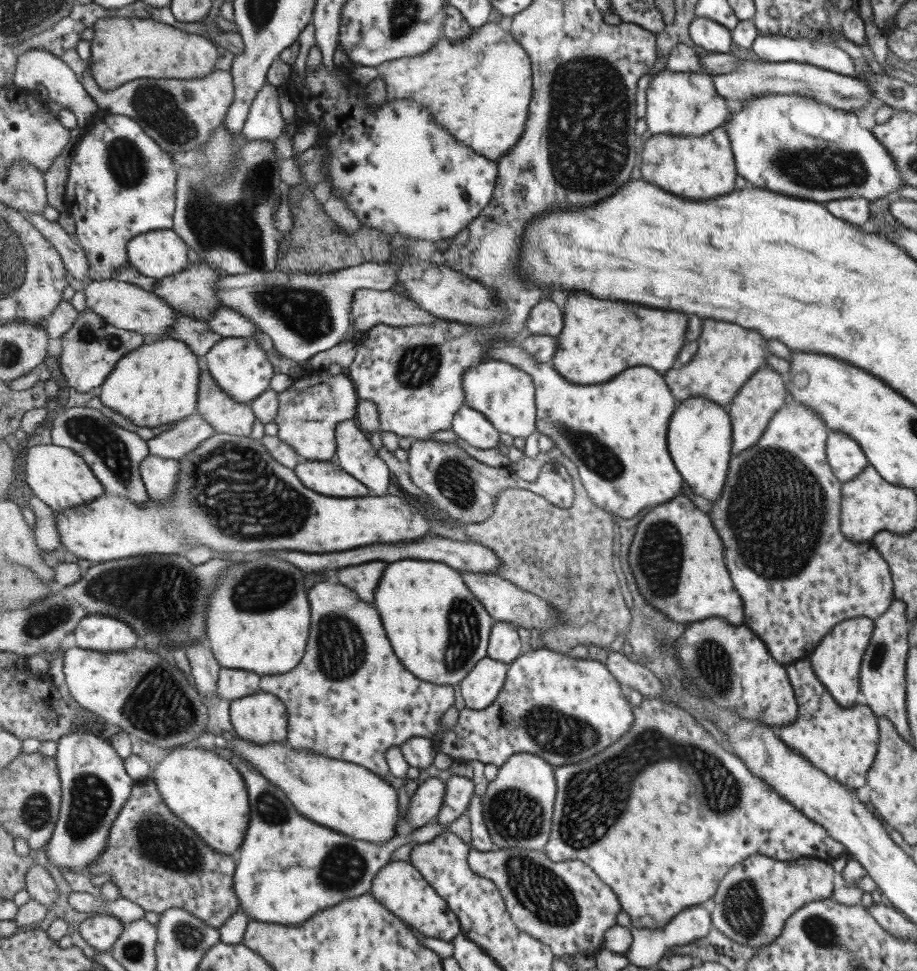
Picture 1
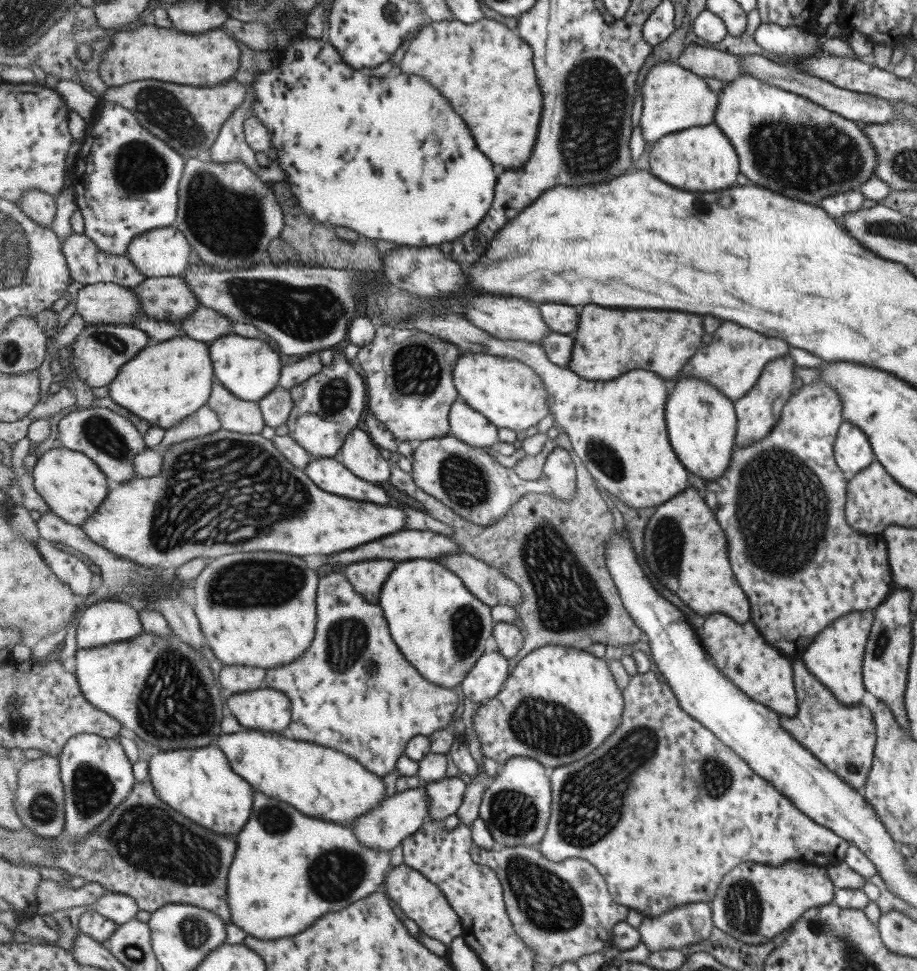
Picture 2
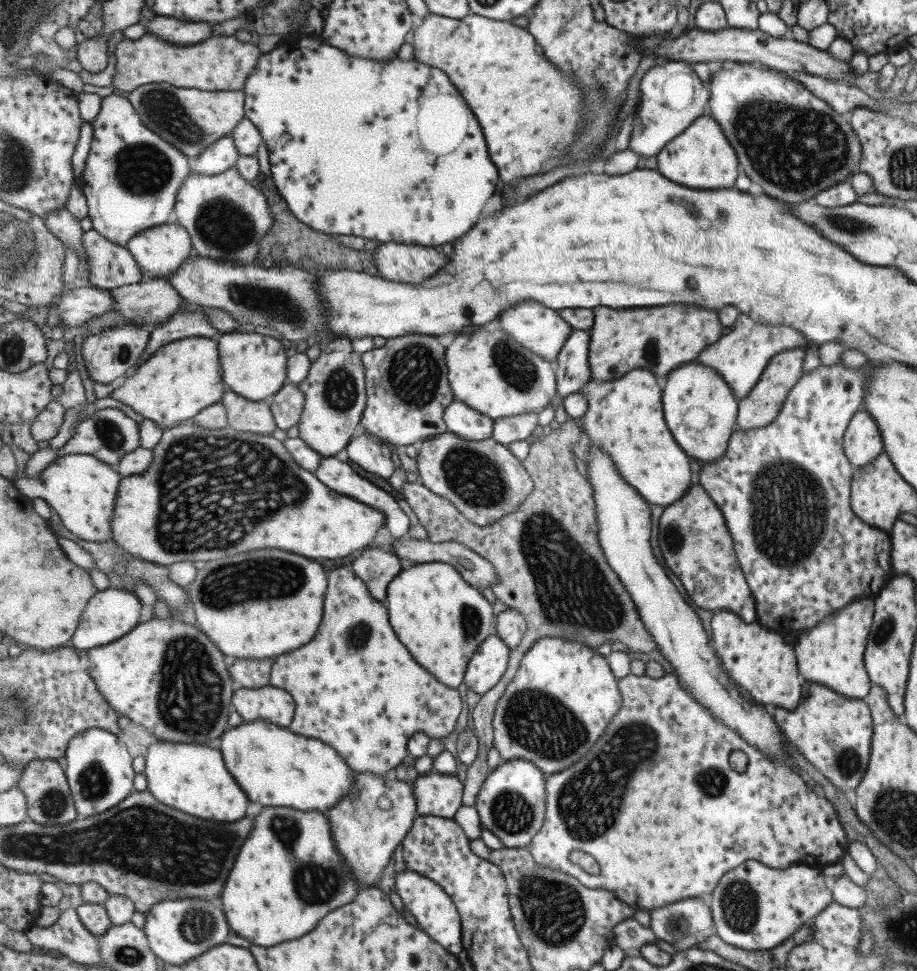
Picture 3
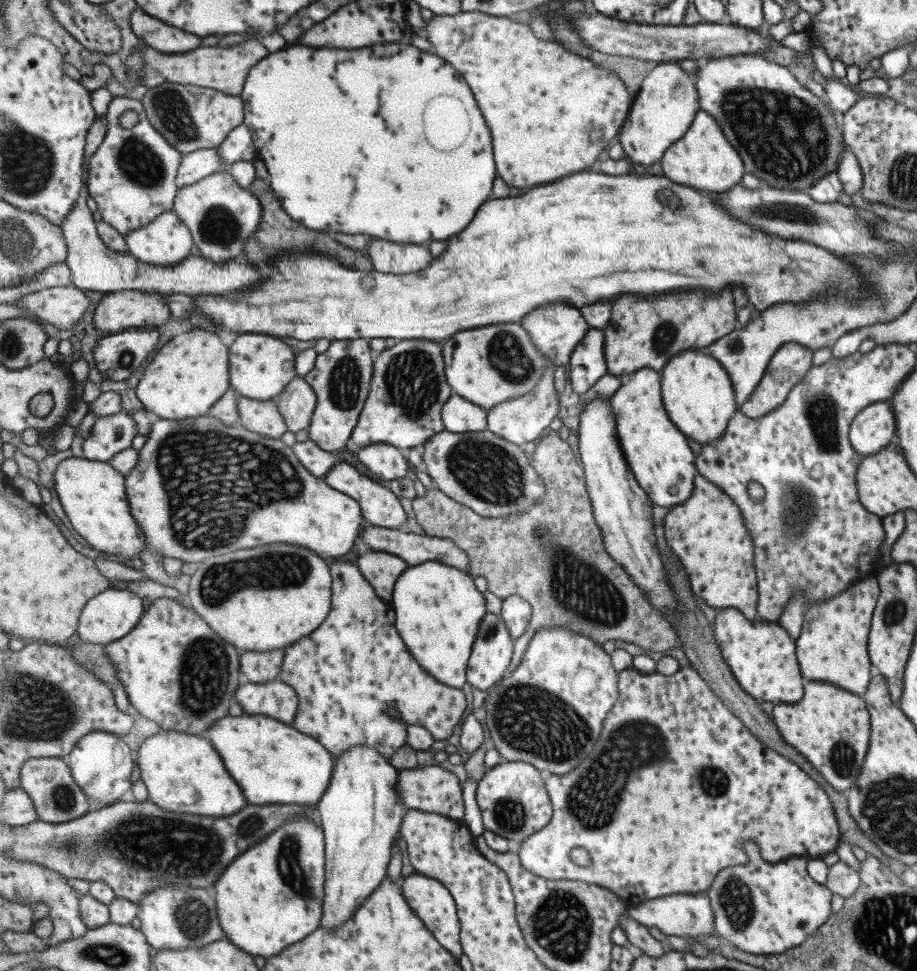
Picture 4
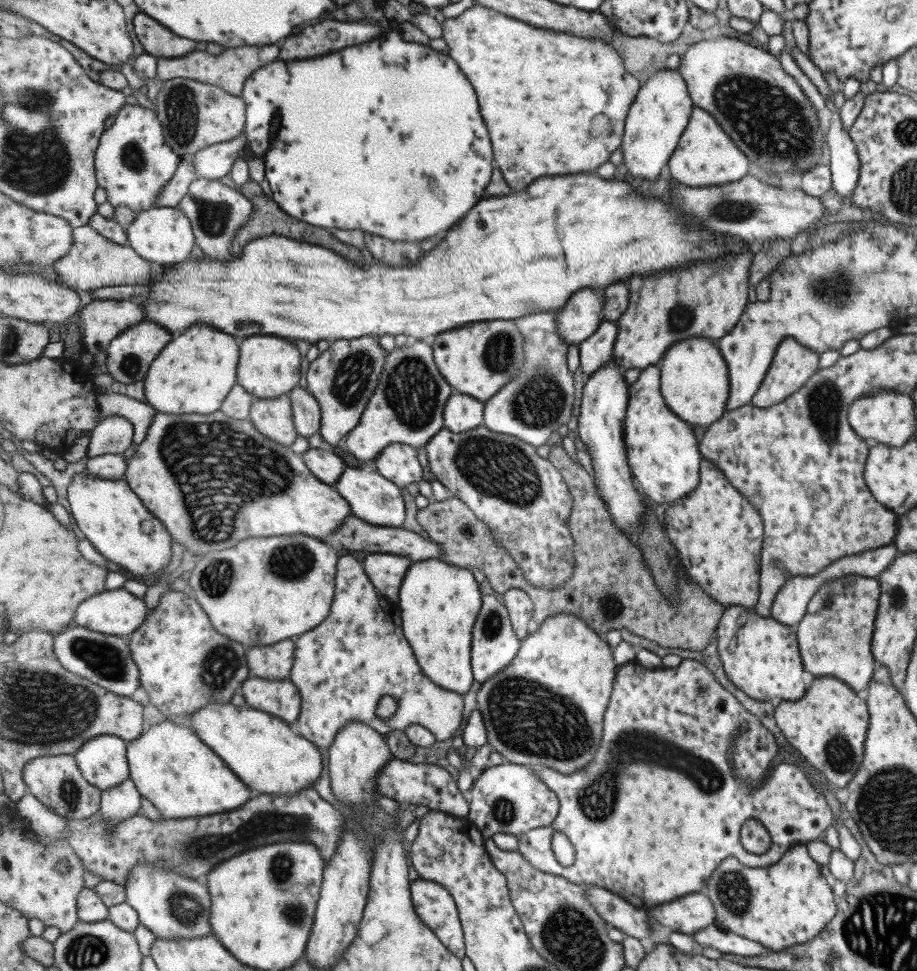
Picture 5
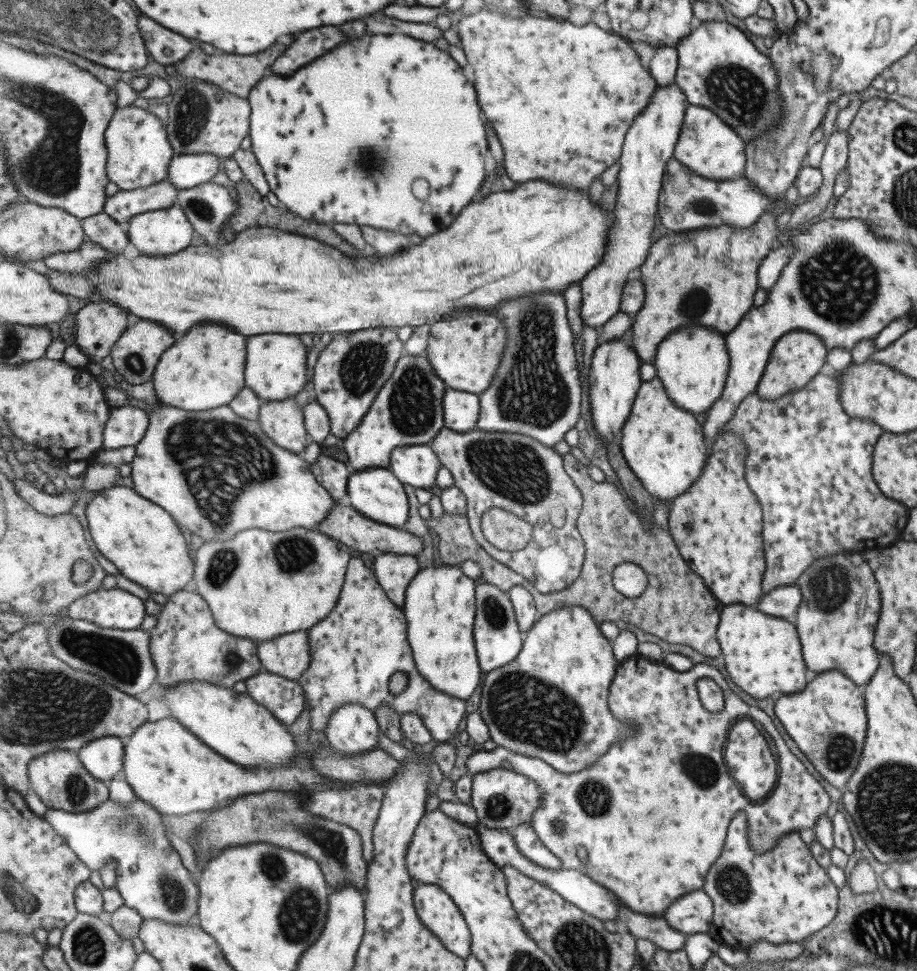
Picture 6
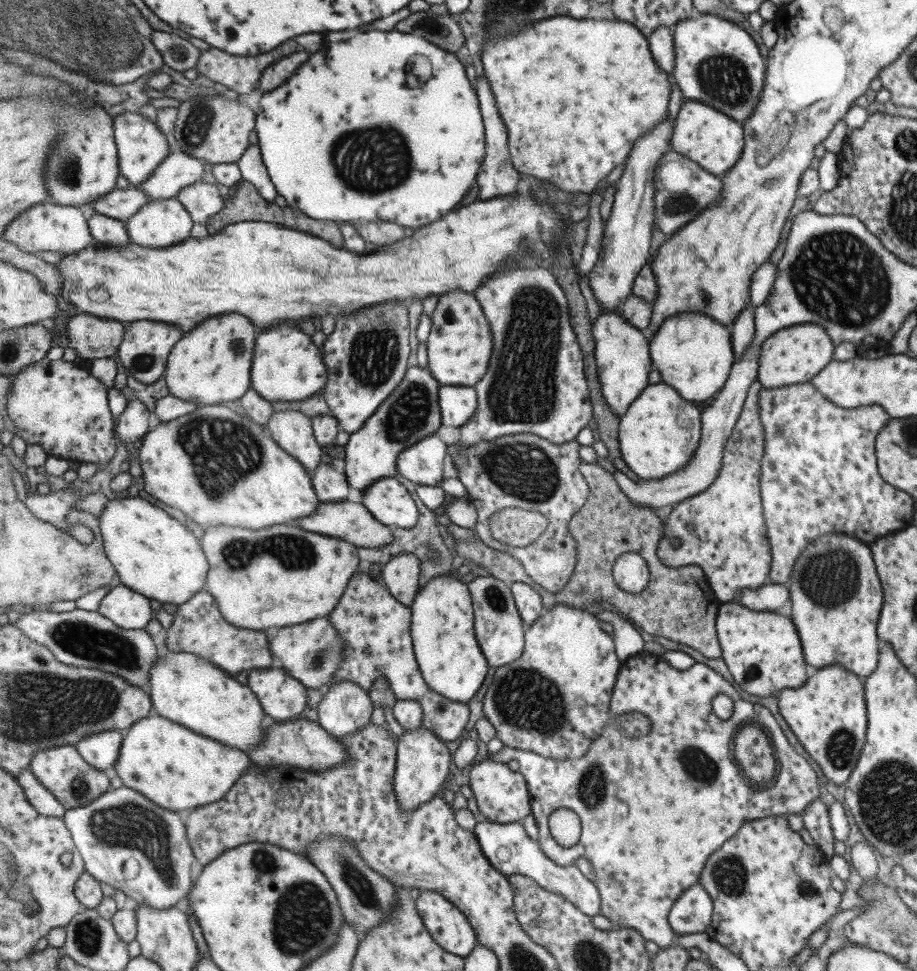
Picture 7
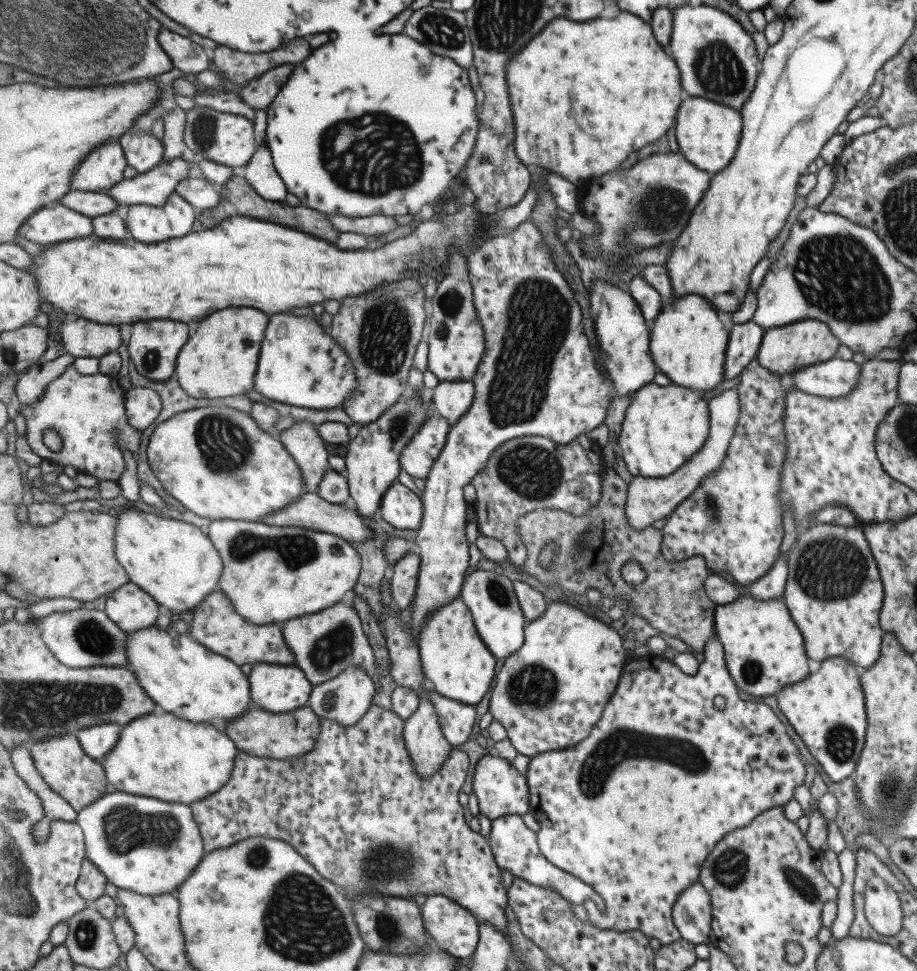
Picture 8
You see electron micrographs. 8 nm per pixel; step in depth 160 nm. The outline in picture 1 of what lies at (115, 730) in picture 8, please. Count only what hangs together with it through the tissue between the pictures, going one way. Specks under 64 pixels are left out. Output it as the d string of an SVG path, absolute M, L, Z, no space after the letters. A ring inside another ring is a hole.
M92 732L67 734L61 738L55 757L62 780L62 810L45 853L58 868L93 876L90 866L107 850L111 828L130 800L137 782L127 773L125 760L111 743Z

